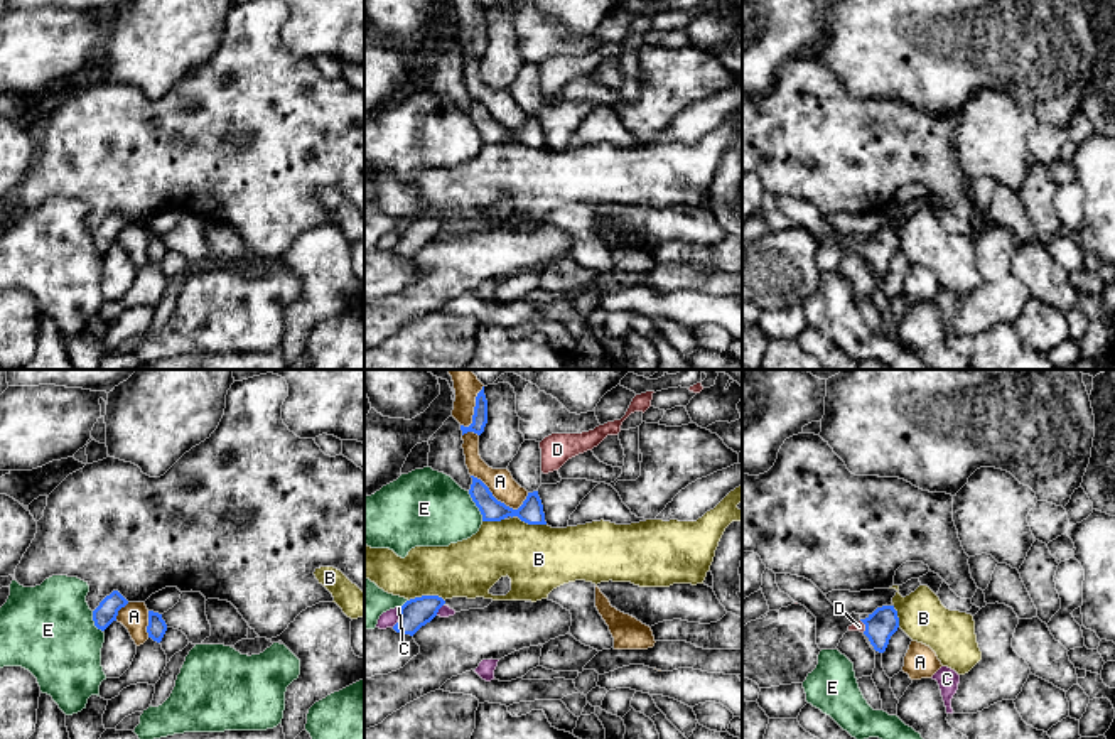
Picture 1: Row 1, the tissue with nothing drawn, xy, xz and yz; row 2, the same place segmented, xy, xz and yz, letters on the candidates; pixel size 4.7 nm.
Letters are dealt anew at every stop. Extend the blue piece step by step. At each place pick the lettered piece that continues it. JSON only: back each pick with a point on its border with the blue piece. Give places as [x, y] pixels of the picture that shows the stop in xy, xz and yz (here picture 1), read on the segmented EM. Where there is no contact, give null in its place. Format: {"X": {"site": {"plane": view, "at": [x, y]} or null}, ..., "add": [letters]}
{"D": {"site": {"plane": "yz", "at": [866, 626]}}, "add": ["D"]}

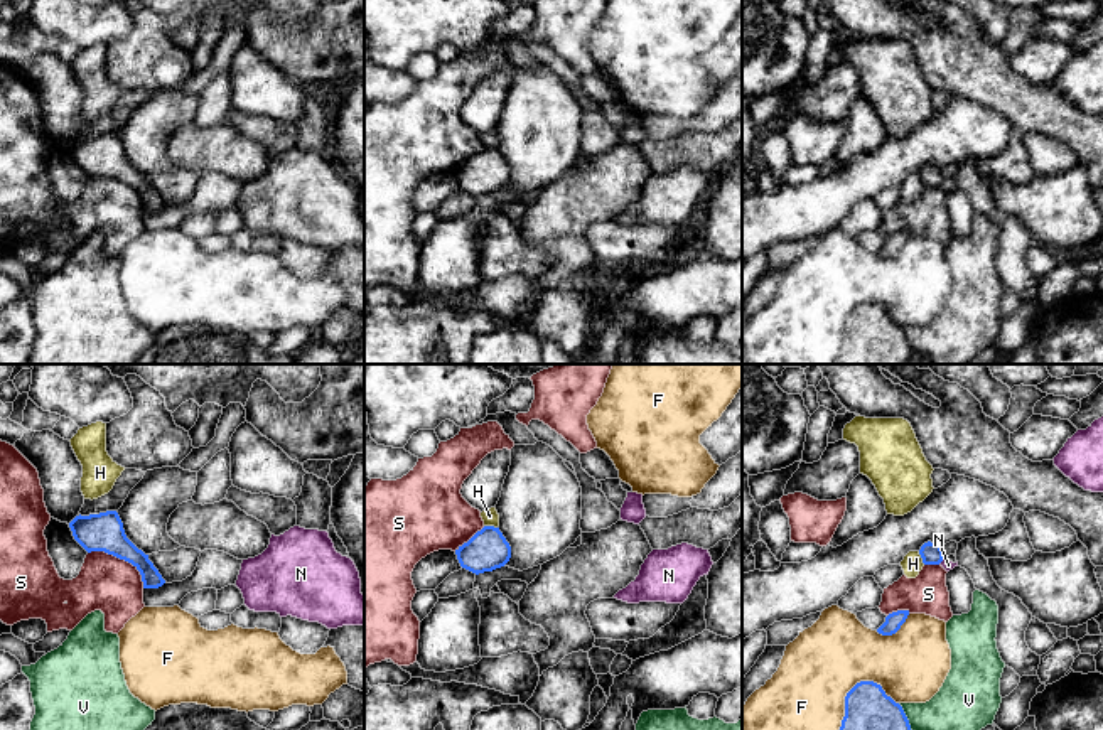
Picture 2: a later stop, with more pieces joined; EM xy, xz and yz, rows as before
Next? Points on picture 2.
{"add": []}

